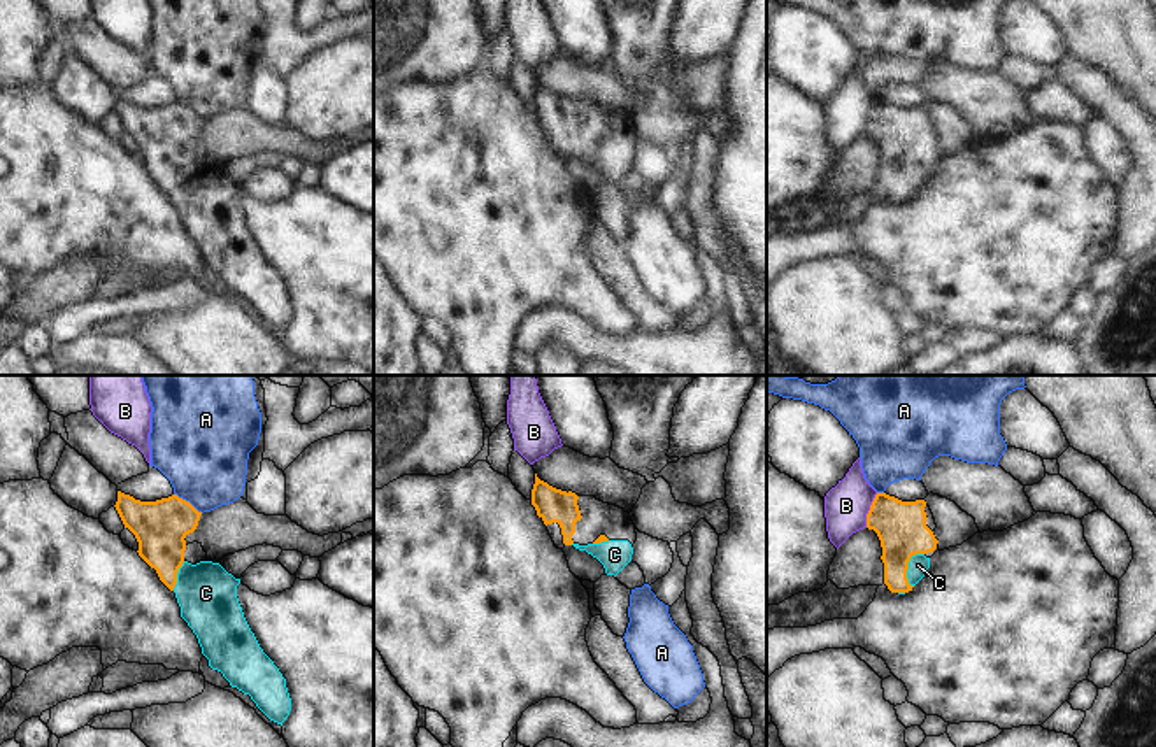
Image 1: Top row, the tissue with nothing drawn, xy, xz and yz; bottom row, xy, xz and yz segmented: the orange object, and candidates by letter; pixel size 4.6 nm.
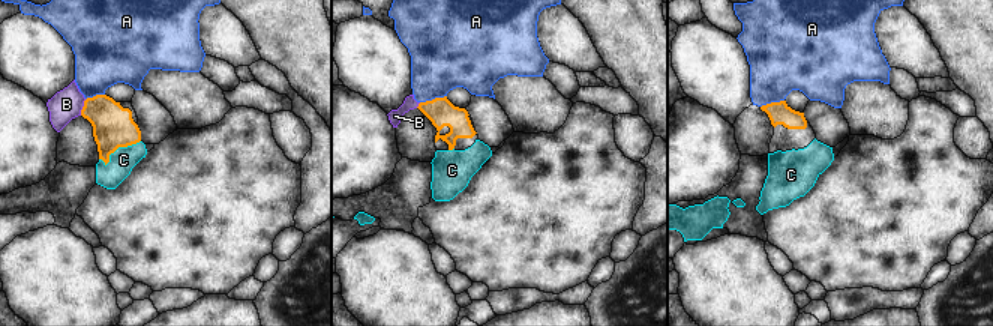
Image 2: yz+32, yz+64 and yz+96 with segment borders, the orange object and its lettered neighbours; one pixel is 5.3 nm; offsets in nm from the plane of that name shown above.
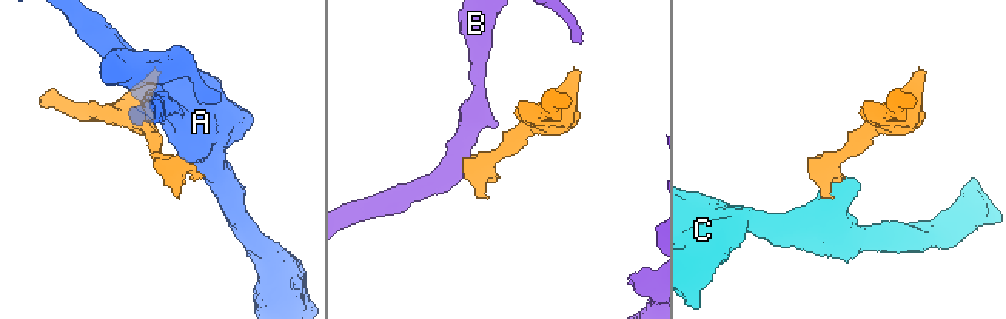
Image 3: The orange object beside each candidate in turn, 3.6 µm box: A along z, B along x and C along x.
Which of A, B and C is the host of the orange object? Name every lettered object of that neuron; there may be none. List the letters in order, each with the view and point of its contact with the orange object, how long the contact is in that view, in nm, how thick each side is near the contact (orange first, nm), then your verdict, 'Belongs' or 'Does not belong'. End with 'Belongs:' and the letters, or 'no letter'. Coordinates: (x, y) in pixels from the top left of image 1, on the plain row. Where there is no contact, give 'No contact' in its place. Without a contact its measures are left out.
A: Touches orange at xy (188, 109). Shared border 160 nm. Thickness 240 nm (orange) against 420 nm. Does not belong
B: Touches orange at yz (869, 118). Shared border 170 nm. Thickness 220 nm (orange) against 200 nm. Does not belong
C: Touches orange at yz (907, 174). Shared border 170 nm. Thickness 220 nm (orange) against 90 nm. Belongs
Belongs: C

